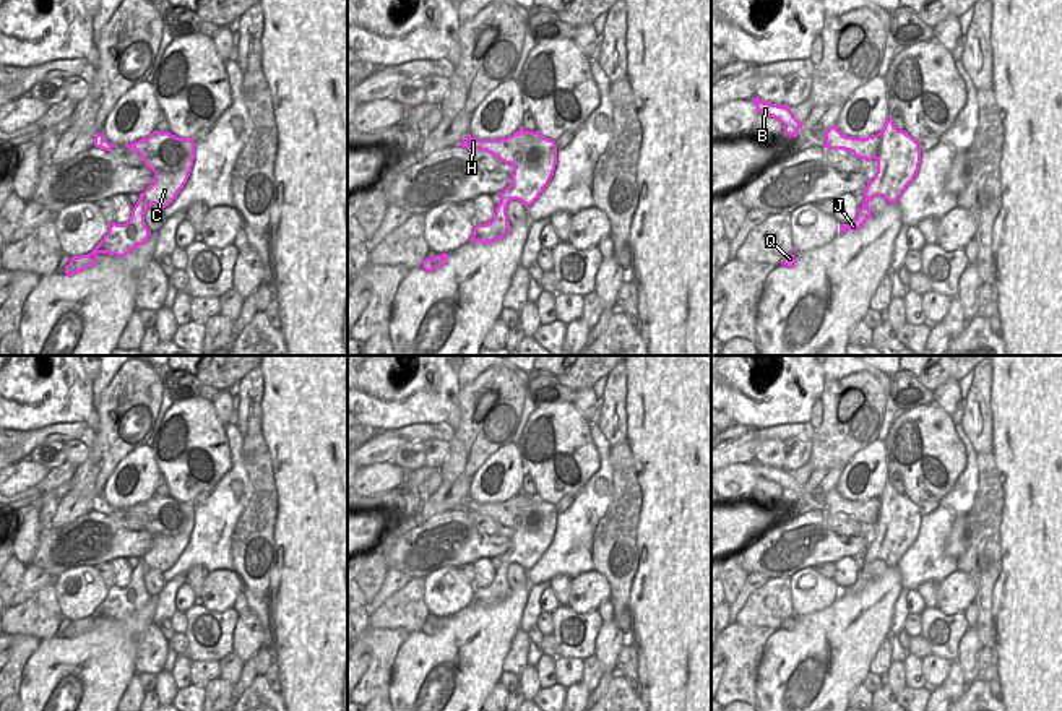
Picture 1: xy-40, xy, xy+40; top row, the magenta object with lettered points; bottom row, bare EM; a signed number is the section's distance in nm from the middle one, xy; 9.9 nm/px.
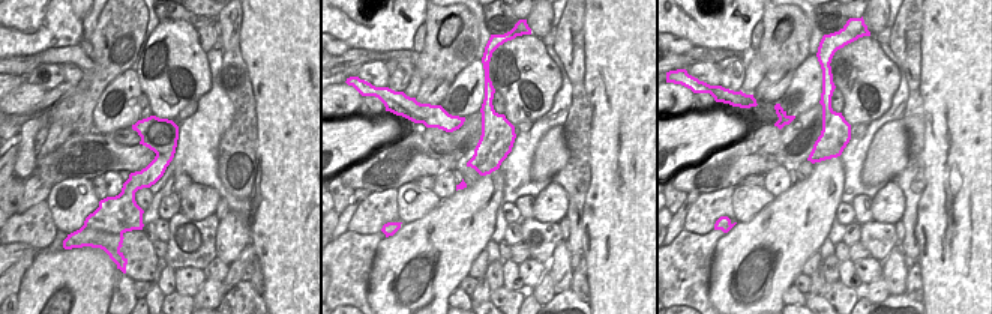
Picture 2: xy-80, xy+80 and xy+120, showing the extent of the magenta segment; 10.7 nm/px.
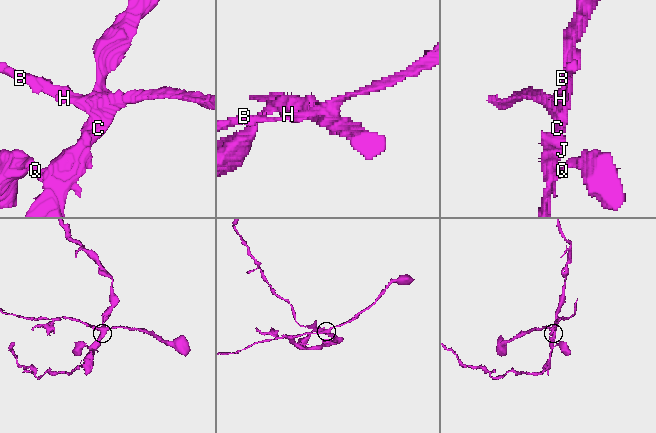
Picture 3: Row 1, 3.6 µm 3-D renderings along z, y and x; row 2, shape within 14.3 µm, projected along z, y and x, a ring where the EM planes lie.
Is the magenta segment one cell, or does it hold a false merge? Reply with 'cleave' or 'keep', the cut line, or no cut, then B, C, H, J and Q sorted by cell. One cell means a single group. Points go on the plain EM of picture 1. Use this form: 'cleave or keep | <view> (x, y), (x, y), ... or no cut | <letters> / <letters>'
cleave | xy-40 (130, 507), (138, 513), (156, 507), (171, 523), (185, 520) | B H / C J Q

